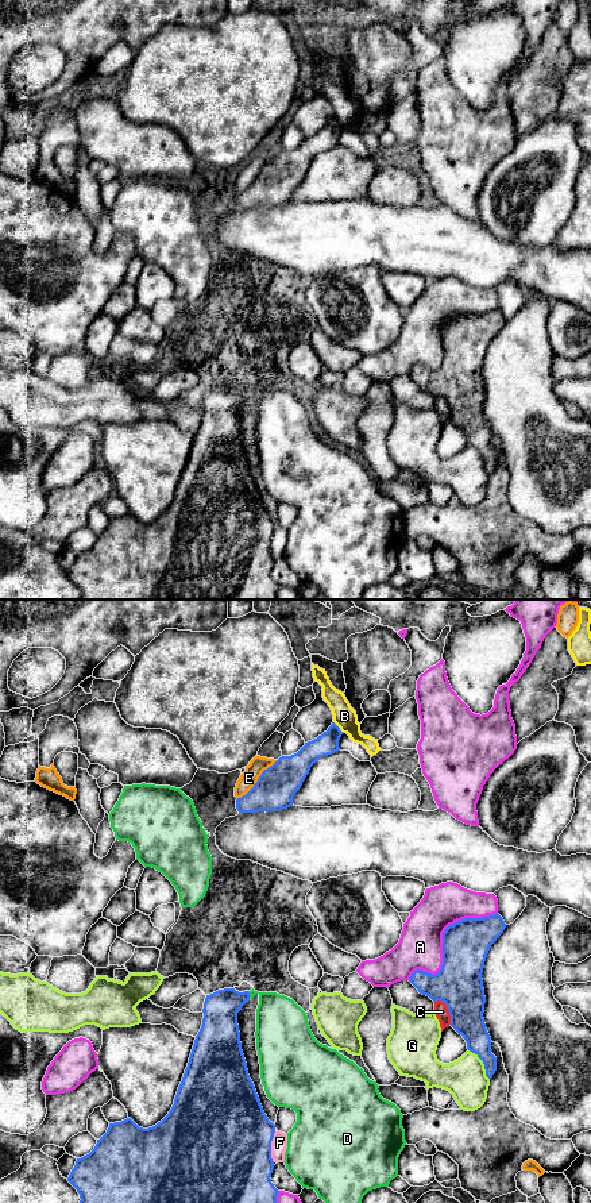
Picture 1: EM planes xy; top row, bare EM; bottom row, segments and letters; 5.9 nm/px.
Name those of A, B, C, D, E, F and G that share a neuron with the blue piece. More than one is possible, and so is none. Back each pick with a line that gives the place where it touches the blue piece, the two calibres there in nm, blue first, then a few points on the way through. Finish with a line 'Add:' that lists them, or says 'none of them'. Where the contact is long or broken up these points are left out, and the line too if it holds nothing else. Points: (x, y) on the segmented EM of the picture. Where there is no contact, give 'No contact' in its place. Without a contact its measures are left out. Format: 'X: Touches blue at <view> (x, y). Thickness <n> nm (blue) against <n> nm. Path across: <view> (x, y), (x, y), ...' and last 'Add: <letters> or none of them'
Add: none of them

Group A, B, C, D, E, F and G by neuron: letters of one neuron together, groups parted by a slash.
A / B / C / D / E / F / G

